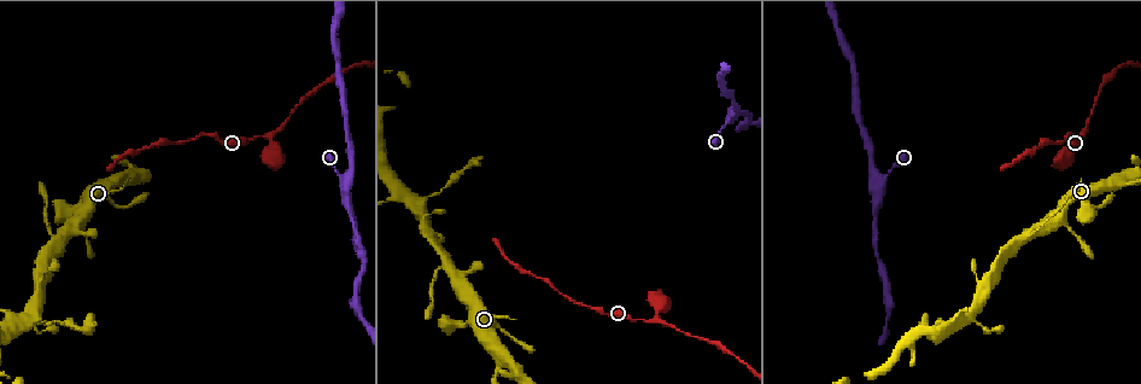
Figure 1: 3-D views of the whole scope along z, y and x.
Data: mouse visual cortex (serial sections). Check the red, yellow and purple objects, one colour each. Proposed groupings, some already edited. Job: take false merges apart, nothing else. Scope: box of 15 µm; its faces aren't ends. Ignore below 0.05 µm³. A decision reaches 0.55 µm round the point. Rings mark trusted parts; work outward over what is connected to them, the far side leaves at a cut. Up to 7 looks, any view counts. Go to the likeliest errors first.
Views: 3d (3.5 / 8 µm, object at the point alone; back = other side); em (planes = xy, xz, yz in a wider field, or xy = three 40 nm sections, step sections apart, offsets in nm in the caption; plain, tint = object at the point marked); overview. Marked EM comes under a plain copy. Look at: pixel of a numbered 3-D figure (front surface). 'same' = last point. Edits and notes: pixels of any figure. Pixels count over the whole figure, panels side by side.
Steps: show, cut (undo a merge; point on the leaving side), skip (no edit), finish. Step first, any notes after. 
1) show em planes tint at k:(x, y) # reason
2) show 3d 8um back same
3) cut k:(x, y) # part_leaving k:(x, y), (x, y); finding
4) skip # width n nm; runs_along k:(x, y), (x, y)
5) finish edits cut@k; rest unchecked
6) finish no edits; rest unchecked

show 3d 8um at 1:(62, 236) # three arms meet

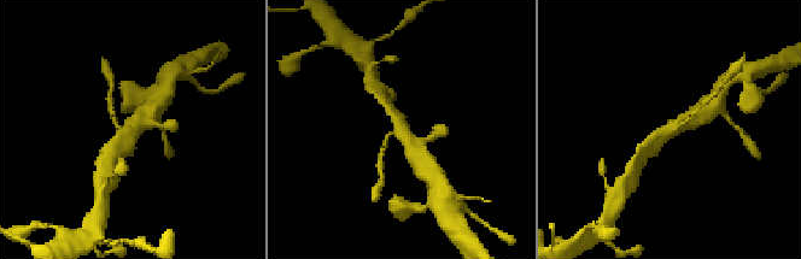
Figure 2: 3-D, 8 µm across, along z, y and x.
show em planes tint at 2:(133, 127)

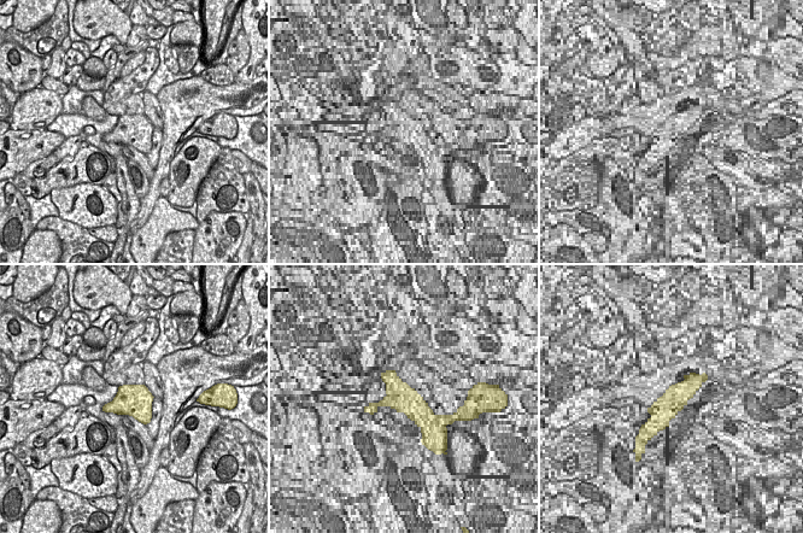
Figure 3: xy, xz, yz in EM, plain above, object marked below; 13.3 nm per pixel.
skip # arm_widths 100, 250, 450 nm; runs_along 2:(417, 159), (415, 146), (389, 109); continuous, no second cell

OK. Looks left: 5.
show 3d 3.5um at 1:(268, 136) # three-way junction

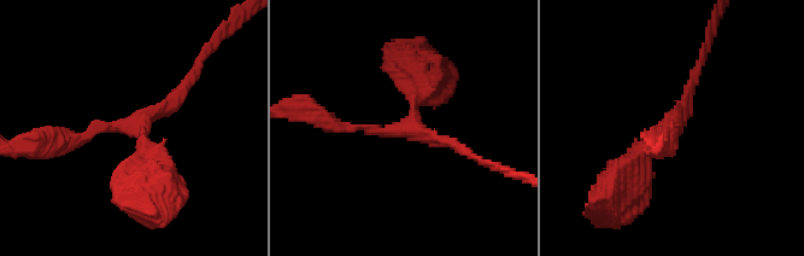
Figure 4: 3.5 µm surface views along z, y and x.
show em xy step 2 tint at 4:(140, 122) # arms 3; arm_widths 100, 150, 300 nm; need the tissue

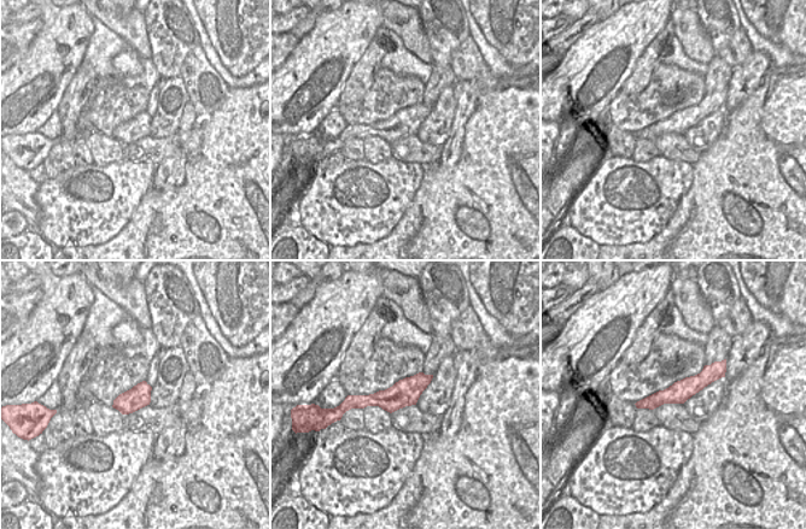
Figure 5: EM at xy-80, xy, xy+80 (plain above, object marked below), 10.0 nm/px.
show em planes tint same

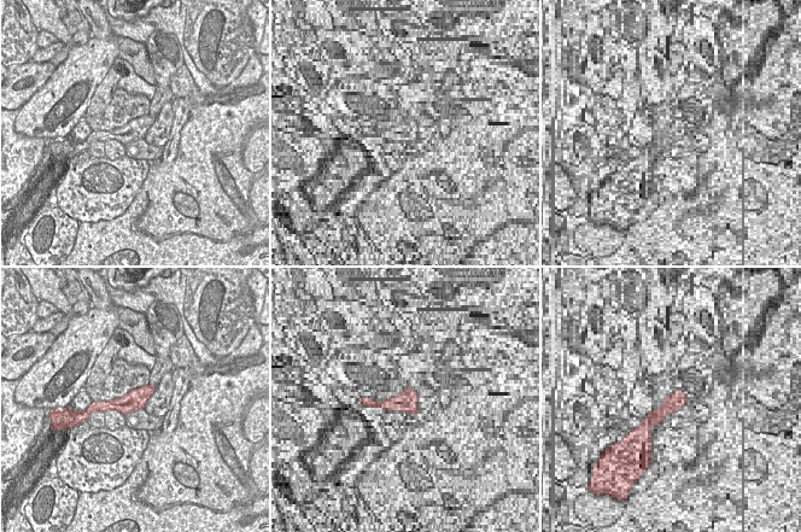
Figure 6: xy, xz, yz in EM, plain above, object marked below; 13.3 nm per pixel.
skip # runs_along 6:(151, 389), (126, 404), (97, 405); one cell here

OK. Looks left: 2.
show 3d 3.5um at 1:(729, 119) # narrows sharply

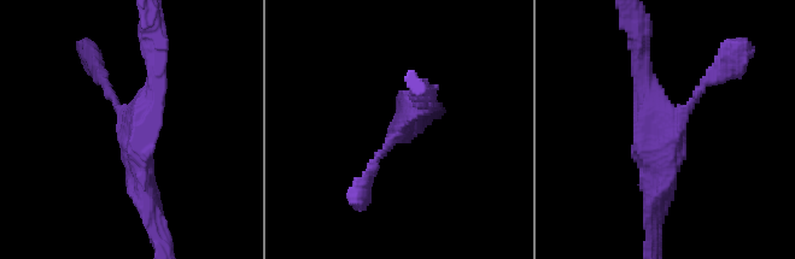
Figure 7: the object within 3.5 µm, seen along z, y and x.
show em xy step 1 tint at 7:(678, 121) # need the tissue

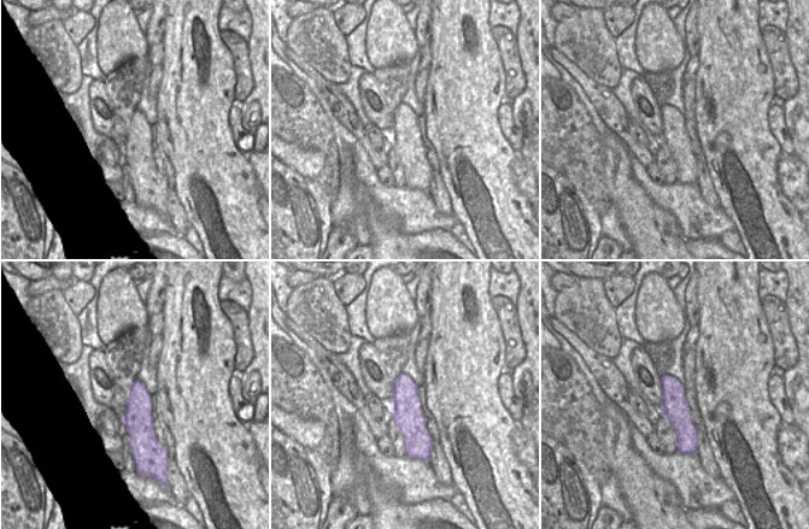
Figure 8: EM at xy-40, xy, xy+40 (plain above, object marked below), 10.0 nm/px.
skip # continuous, no second cell

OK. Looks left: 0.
finish no edits; rest unchecked

